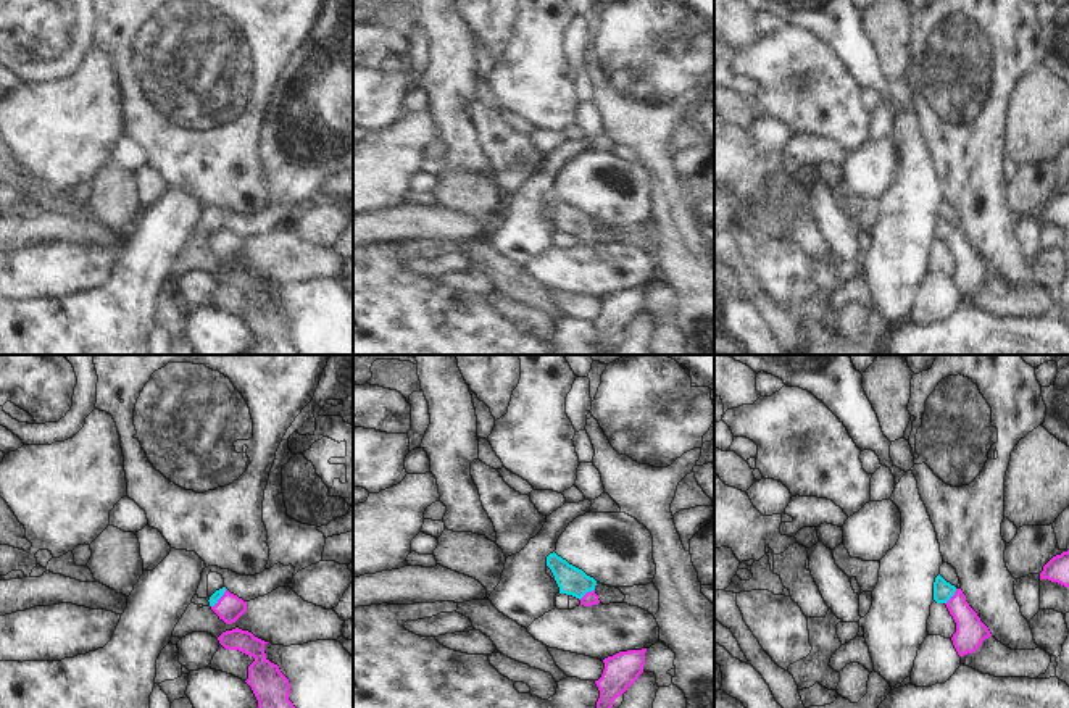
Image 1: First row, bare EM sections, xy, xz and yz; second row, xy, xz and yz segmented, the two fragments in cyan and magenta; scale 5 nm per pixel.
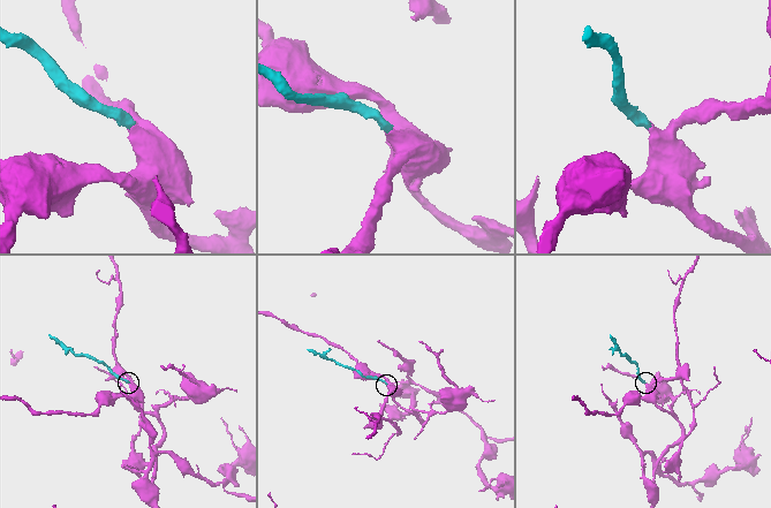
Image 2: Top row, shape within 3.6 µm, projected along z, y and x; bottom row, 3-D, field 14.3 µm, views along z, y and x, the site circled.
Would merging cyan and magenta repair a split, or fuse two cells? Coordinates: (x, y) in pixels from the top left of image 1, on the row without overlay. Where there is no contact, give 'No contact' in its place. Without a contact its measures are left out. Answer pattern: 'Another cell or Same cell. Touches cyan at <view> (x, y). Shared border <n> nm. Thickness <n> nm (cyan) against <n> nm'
Same cell. Touches cyan at xy (220, 236). Shared border 120 nm. Thickness 50 nm (cyan) against 140 nm.

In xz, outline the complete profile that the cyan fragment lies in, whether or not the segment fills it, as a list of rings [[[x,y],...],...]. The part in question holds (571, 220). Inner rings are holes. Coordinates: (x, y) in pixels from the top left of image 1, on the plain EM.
[[[555,190],[547,195],[547,205],[551,208],[555,219],[559,226],[559,232],[572,234],[580,239],[580,244],[598,244],[598,234],[595,232],[597,219],[587,214],[582,208],[569,203]]]

